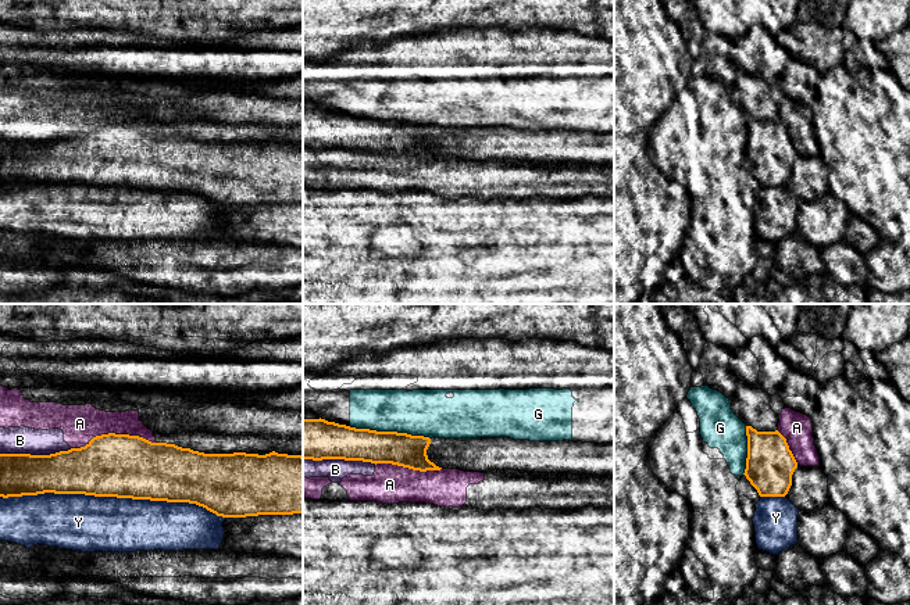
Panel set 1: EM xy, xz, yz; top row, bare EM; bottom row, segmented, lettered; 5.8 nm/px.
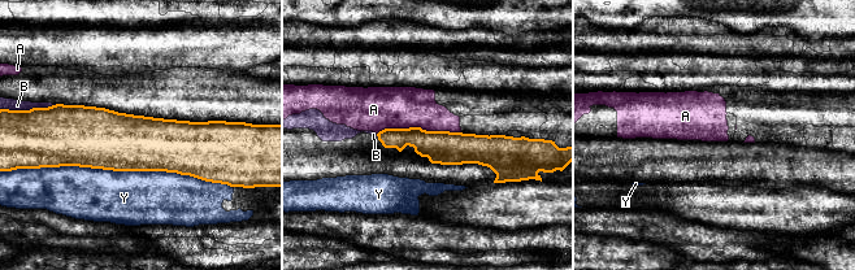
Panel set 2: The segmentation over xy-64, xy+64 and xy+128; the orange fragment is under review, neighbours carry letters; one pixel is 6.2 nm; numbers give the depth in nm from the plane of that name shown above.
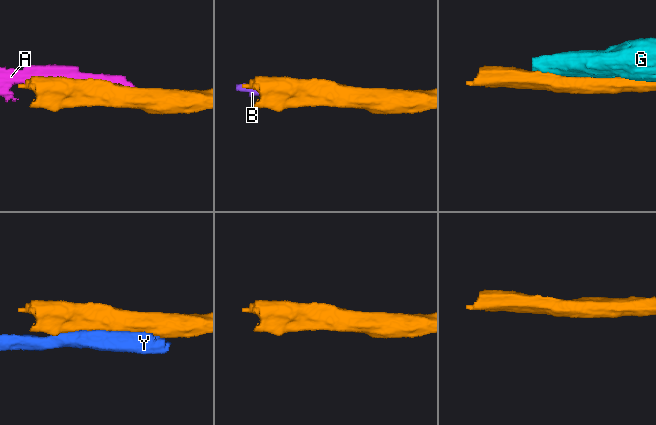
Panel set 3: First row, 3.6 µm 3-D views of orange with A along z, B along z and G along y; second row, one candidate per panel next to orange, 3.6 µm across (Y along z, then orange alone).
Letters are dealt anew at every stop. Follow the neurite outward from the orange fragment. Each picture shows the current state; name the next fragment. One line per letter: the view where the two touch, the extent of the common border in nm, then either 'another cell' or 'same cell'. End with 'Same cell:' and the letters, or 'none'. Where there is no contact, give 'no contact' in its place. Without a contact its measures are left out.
A: contact in xy; length 480 nm; another cell
B: contact in xz; length 420 nm; another cell
G: contact in xz; length 480 nm; another cell
Y: contact in xy; length 1300 nm; another cell
Same cell: none

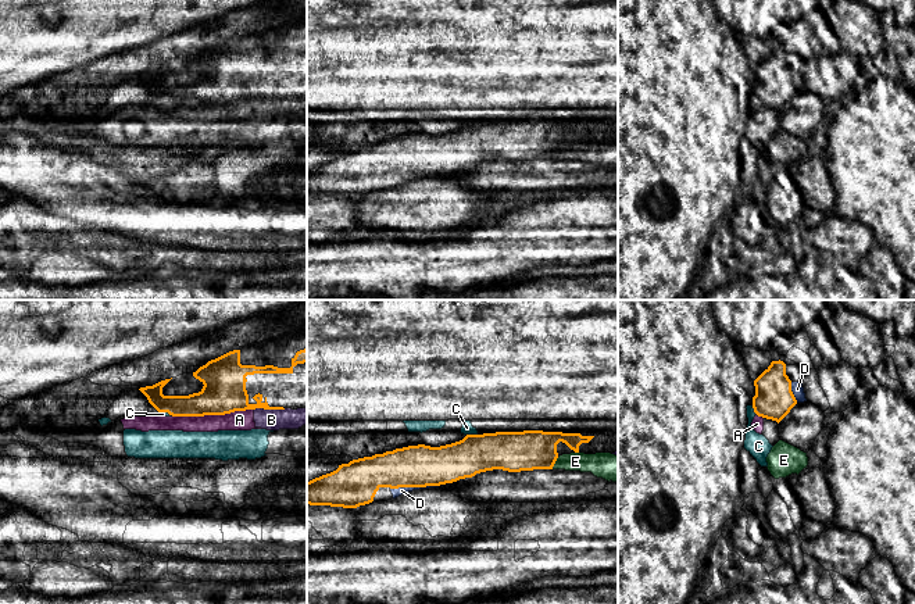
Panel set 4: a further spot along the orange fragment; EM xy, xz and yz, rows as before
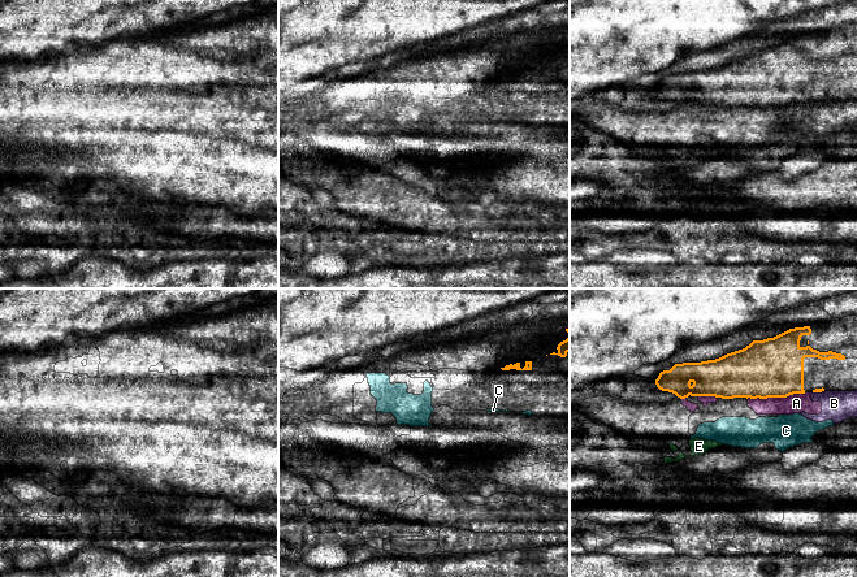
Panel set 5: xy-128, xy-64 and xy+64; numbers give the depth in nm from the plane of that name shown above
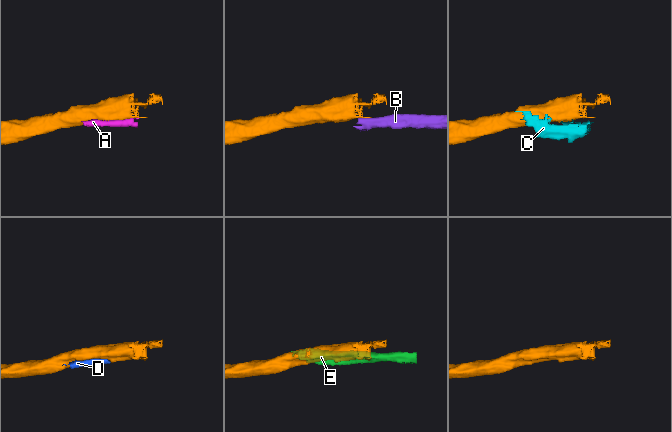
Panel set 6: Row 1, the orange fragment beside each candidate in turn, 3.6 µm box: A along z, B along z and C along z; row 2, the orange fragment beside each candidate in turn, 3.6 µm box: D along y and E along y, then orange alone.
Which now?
A: contact in xy; length 480 nm; another cell
B: contact in xy; length 180 nm; another cell
C: contact in xz; length 60 nm; another cell
D: contact in xz; length 280 nm; same cell
E: contact in xz; length 80 nm; another cell
Same cell: D

